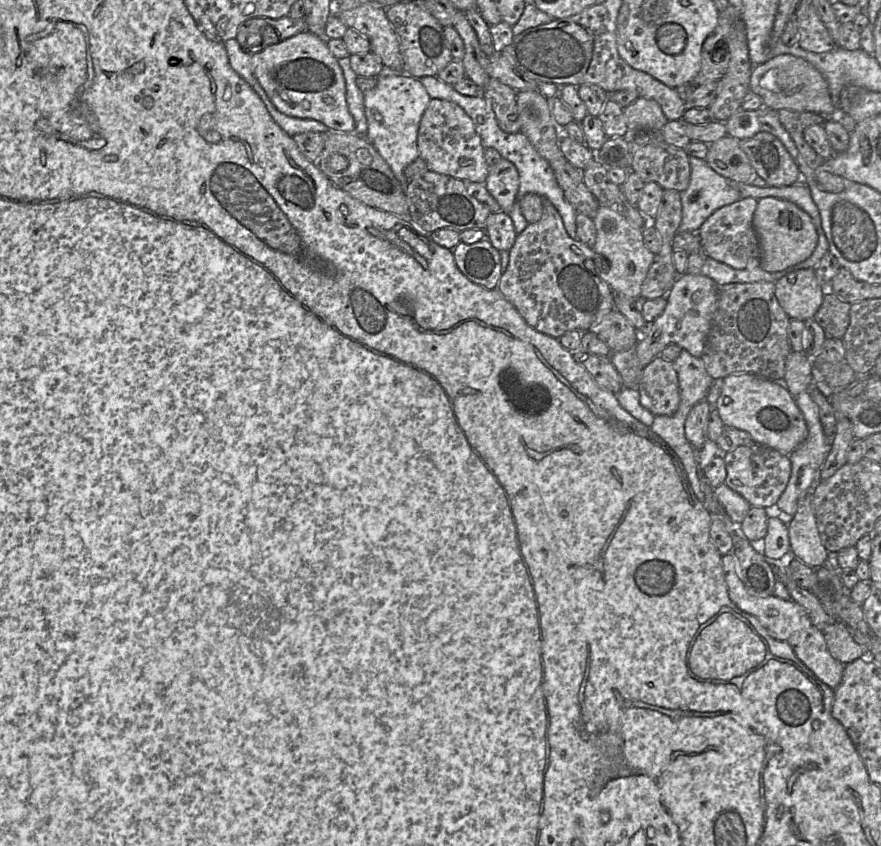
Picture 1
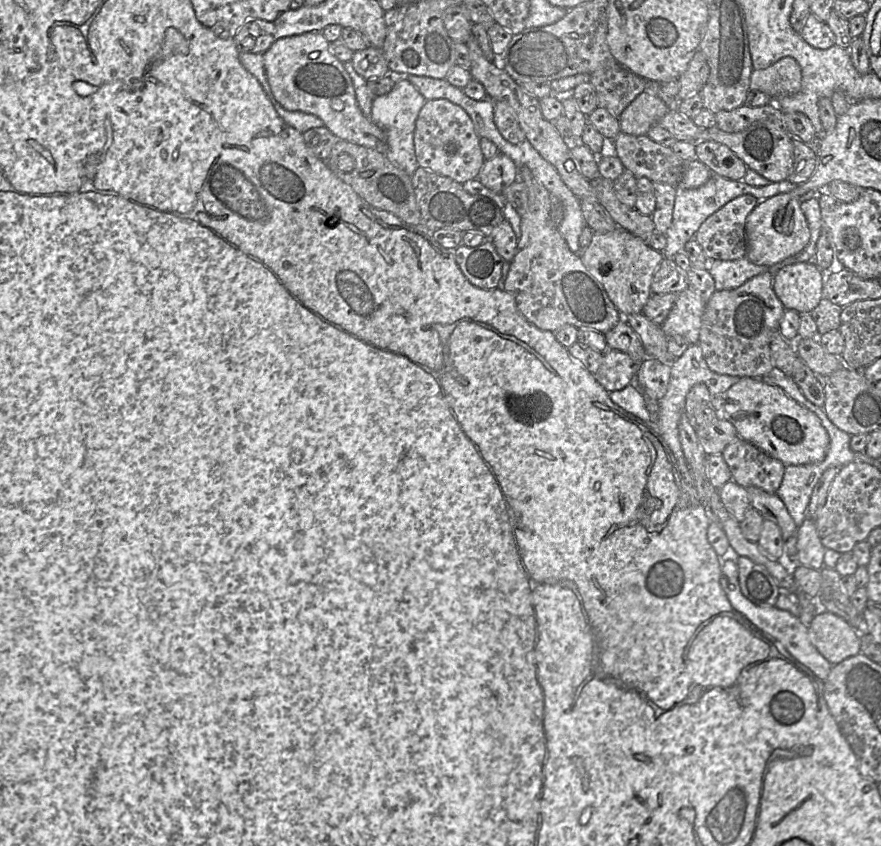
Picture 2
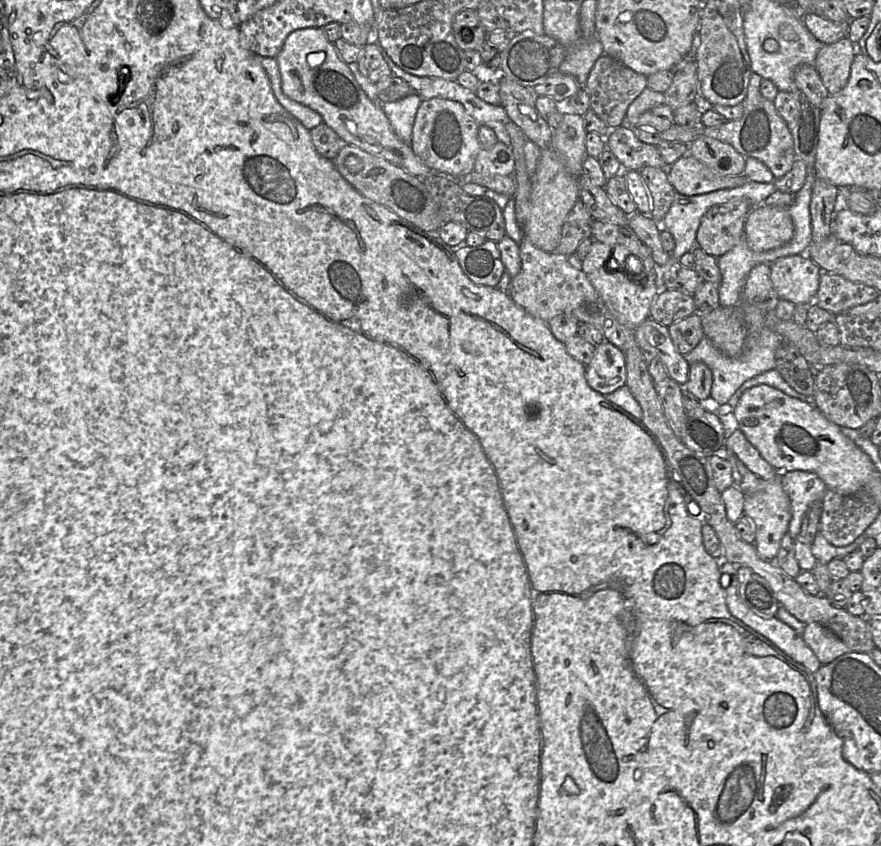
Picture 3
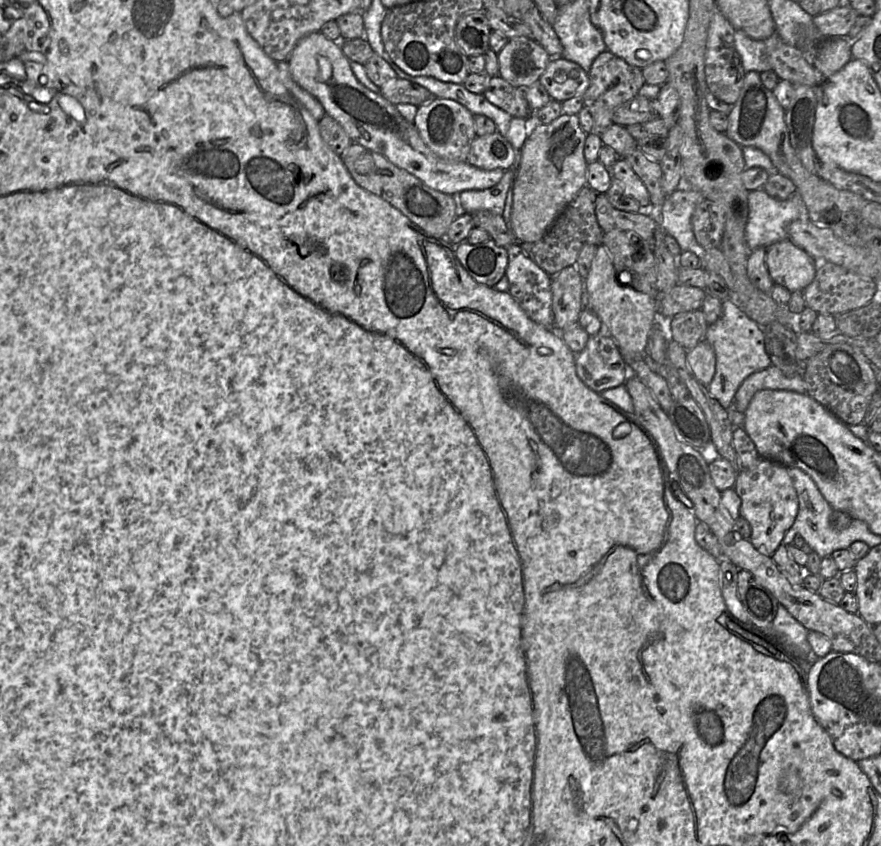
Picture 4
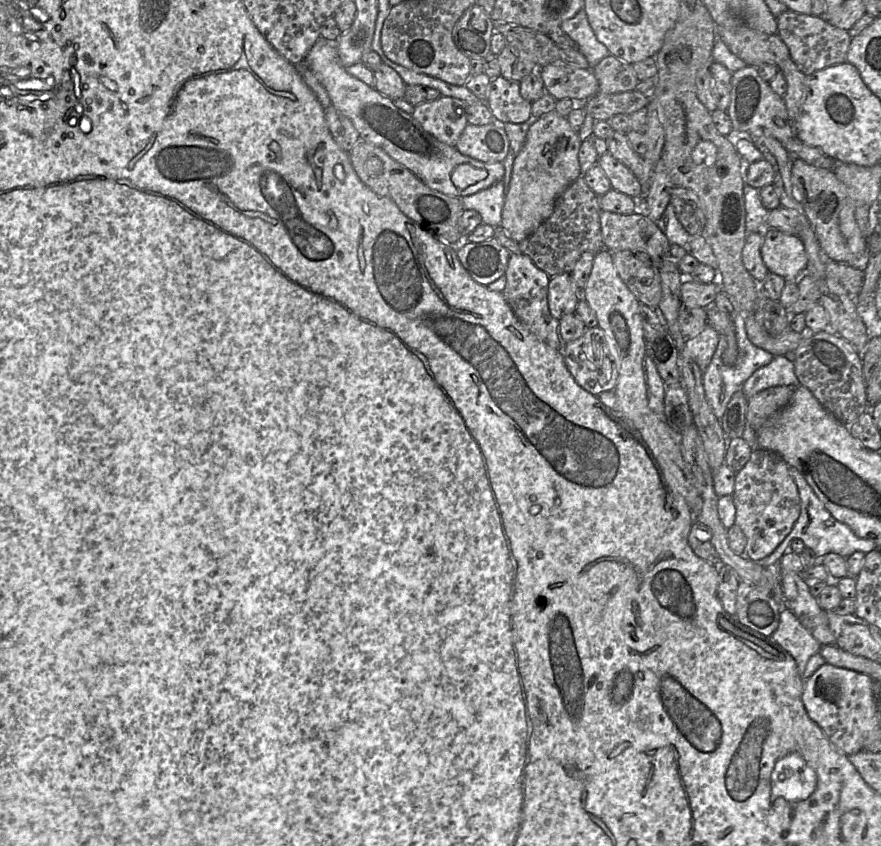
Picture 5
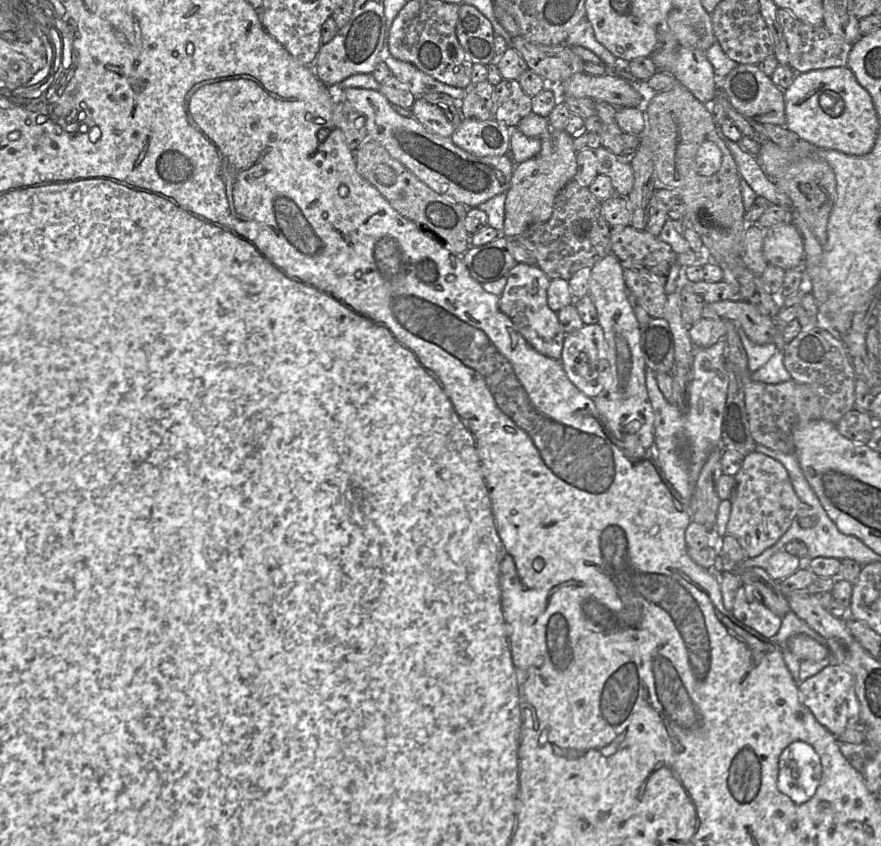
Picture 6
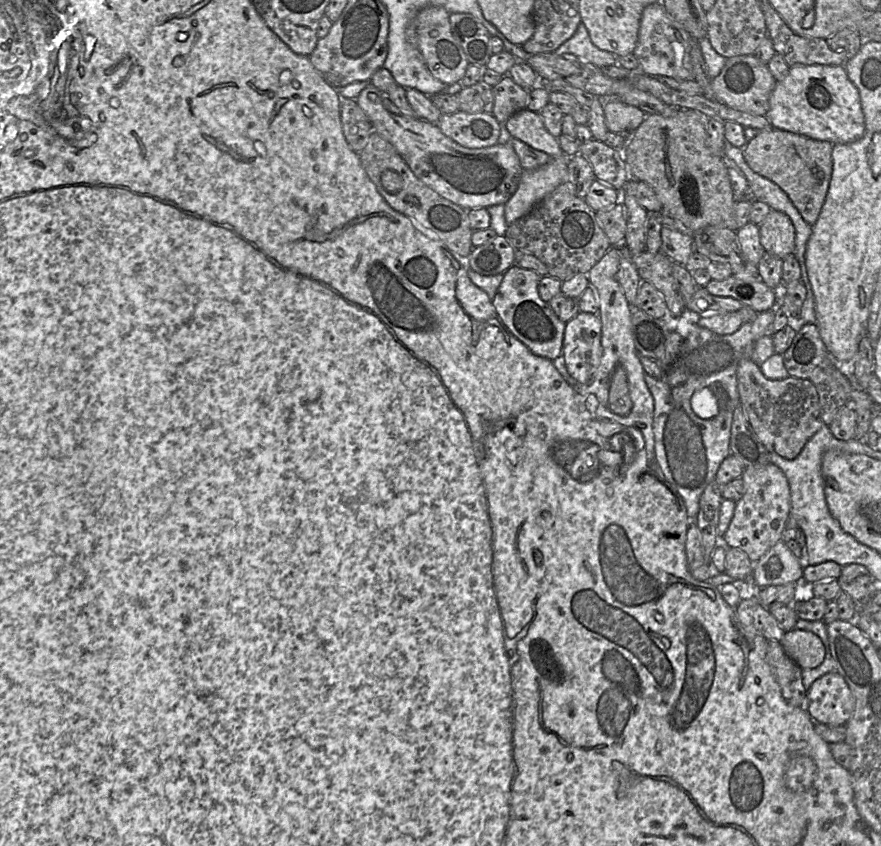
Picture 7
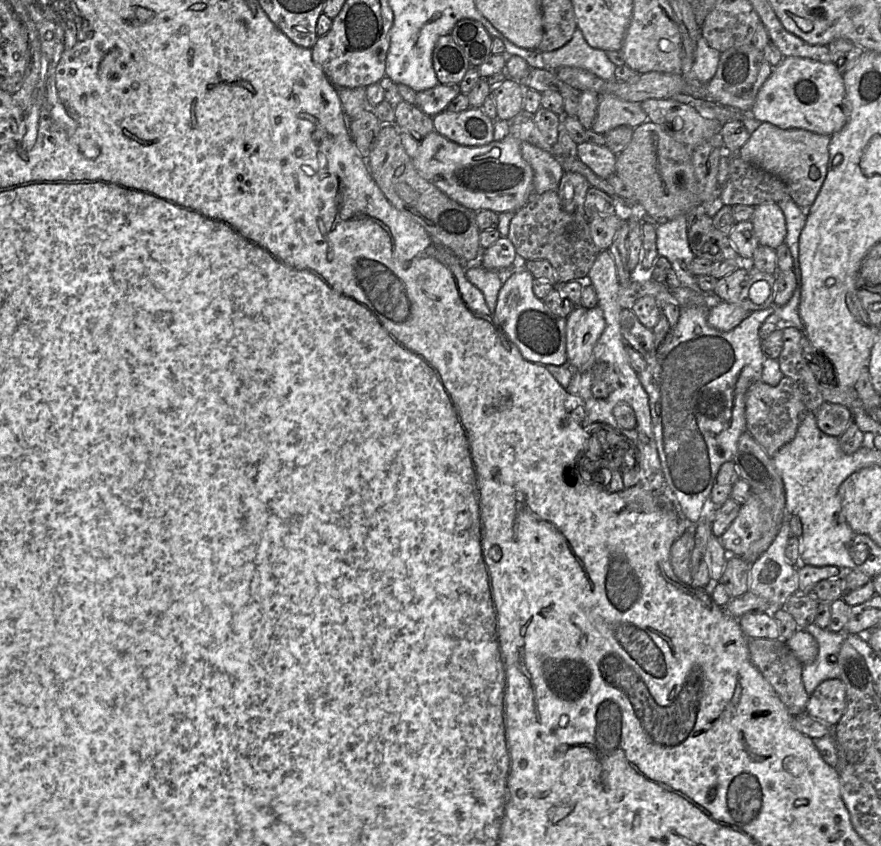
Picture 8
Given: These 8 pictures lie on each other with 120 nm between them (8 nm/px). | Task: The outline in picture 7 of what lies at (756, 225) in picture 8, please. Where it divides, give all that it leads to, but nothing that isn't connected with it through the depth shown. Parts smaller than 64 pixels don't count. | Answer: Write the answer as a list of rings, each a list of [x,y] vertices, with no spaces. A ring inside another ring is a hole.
[[[772,209],[758,227],[765,254],[781,260],[794,255],[795,228],[786,214]]]

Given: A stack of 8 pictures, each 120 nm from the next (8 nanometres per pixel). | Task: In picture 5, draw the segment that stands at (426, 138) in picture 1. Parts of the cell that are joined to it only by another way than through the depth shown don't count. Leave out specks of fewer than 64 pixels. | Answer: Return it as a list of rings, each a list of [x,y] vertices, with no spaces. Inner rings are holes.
[[[447,96],[416,105],[412,116],[426,132],[450,146],[456,146],[468,125],[467,103]]]

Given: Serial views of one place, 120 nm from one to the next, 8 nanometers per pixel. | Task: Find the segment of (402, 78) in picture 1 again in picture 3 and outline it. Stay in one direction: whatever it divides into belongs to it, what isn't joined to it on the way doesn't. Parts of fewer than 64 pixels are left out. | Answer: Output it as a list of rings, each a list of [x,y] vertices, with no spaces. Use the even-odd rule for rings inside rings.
[[[416,92],[393,102],[381,105],[400,140],[411,145],[416,113],[423,99]]]

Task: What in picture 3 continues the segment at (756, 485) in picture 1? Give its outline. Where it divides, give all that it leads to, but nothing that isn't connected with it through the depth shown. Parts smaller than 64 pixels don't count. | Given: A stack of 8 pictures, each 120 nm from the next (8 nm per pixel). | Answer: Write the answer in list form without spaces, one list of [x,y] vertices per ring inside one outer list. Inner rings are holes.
[[[740,429],[734,430],[725,439],[725,447],[735,454],[759,478],[769,480],[777,475],[777,470],[761,456]]]

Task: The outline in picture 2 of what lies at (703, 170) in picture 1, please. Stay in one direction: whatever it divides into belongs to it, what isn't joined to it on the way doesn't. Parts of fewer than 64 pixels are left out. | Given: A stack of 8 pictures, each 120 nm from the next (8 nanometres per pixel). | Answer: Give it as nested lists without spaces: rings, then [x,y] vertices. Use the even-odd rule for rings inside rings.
[[[712,173],[709,180],[698,188],[685,189],[683,187],[677,187],[672,224],[666,232],[667,245],[661,251],[663,257],[674,259],[677,253],[683,250],[685,244],[695,237],[701,224],[731,200],[744,194],[750,194],[759,201],[765,200],[778,194],[788,193],[796,186],[788,180],[784,180],[773,182],[766,186],[756,187],[745,183],[743,180],[731,180]]]

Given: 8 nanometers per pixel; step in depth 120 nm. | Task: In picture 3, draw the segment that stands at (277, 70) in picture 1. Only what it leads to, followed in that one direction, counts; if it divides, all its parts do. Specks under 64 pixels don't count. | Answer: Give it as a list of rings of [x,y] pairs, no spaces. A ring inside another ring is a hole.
[[[303,28],[288,35],[276,57],[283,93],[318,112],[323,122],[347,144],[357,146],[421,179],[435,172],[395,134],[380,103],[373,102],[356,81],[347,63],[339,56],[323,28]]]

